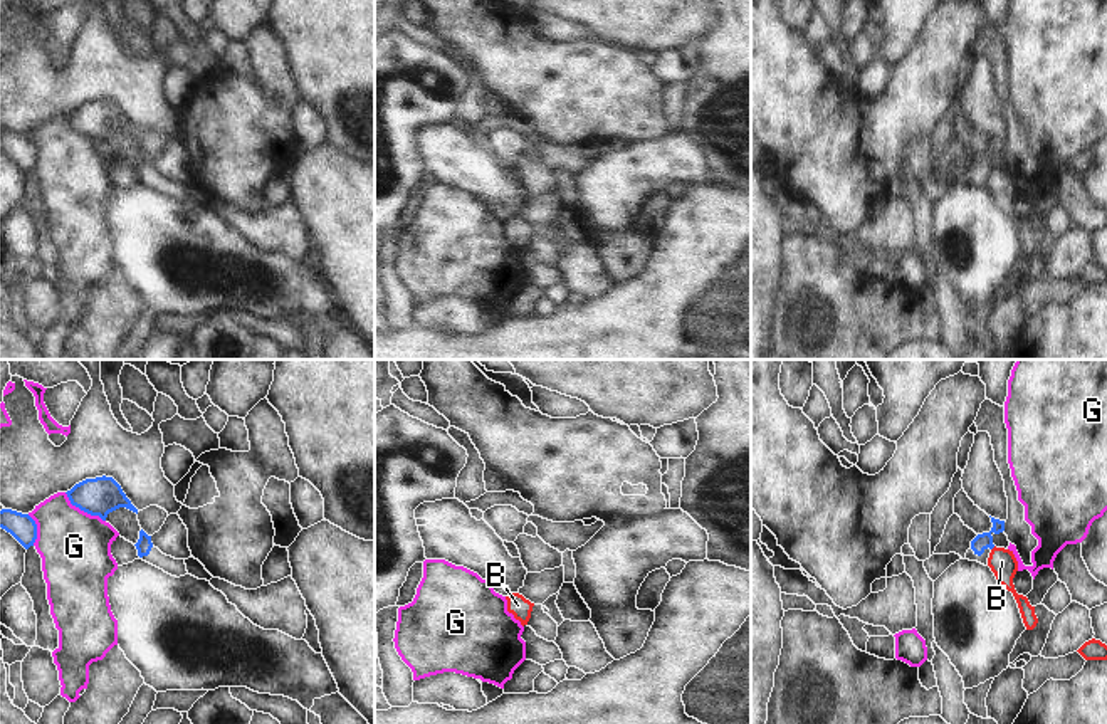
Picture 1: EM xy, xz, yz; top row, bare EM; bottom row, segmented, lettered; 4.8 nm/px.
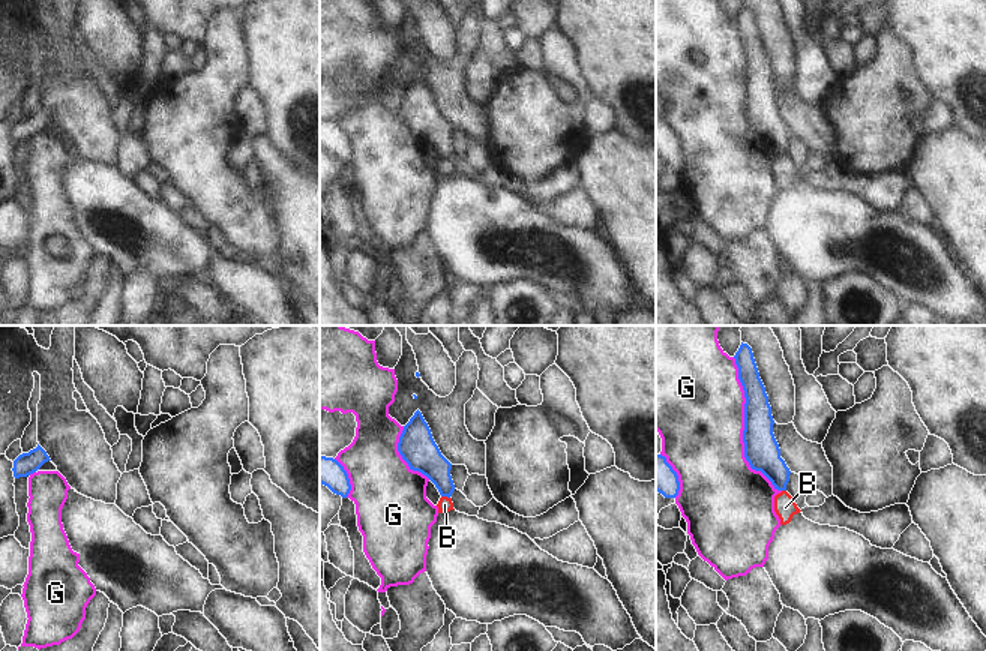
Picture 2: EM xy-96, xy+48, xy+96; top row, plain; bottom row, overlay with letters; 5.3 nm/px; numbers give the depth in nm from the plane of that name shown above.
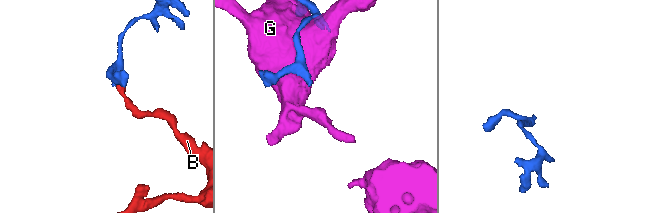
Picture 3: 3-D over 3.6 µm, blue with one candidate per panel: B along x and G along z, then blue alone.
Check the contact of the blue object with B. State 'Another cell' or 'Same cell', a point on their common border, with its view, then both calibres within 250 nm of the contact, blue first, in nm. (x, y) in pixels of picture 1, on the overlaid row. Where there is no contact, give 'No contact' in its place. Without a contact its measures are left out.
Another cell. No contact

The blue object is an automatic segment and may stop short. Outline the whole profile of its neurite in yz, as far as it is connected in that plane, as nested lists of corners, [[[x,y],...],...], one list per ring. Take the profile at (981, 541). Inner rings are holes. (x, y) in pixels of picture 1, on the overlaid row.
[[[991,517],[993,527],[989,533],[983,533],[978,534],[973,541],[971,541],[971,548],[966,553],[966,559],[969,561],[978,561],[984,566],[988,566],[988,558],[991,549],[994,548],[993,544],[993,533],[999,534],[1005,531],[1005,521],[994,519]]]

